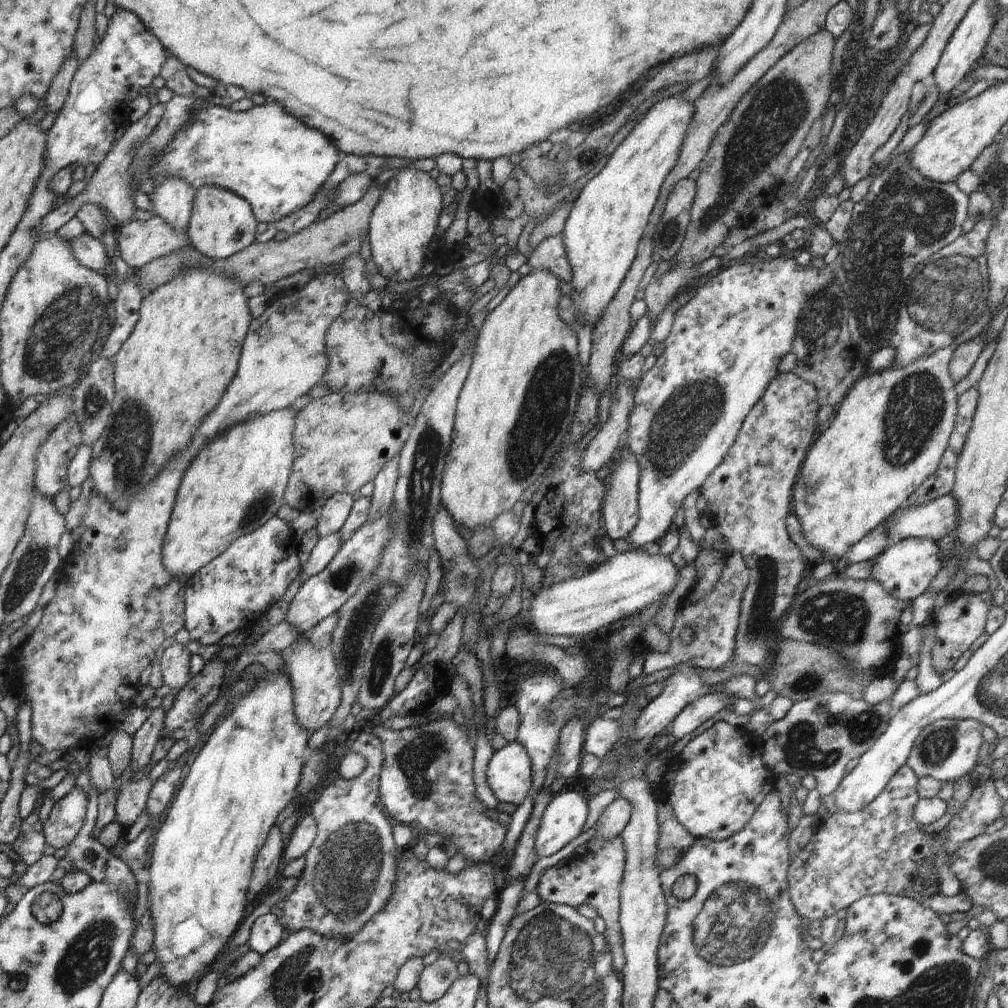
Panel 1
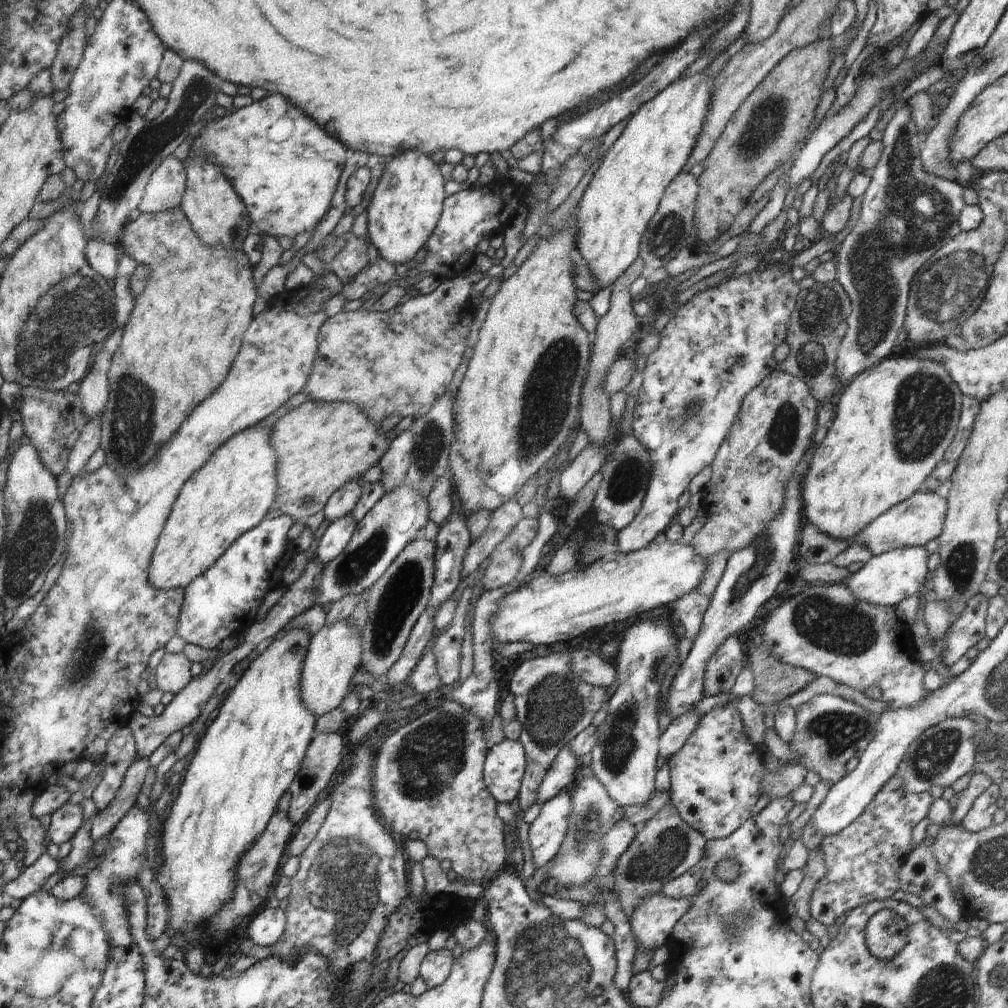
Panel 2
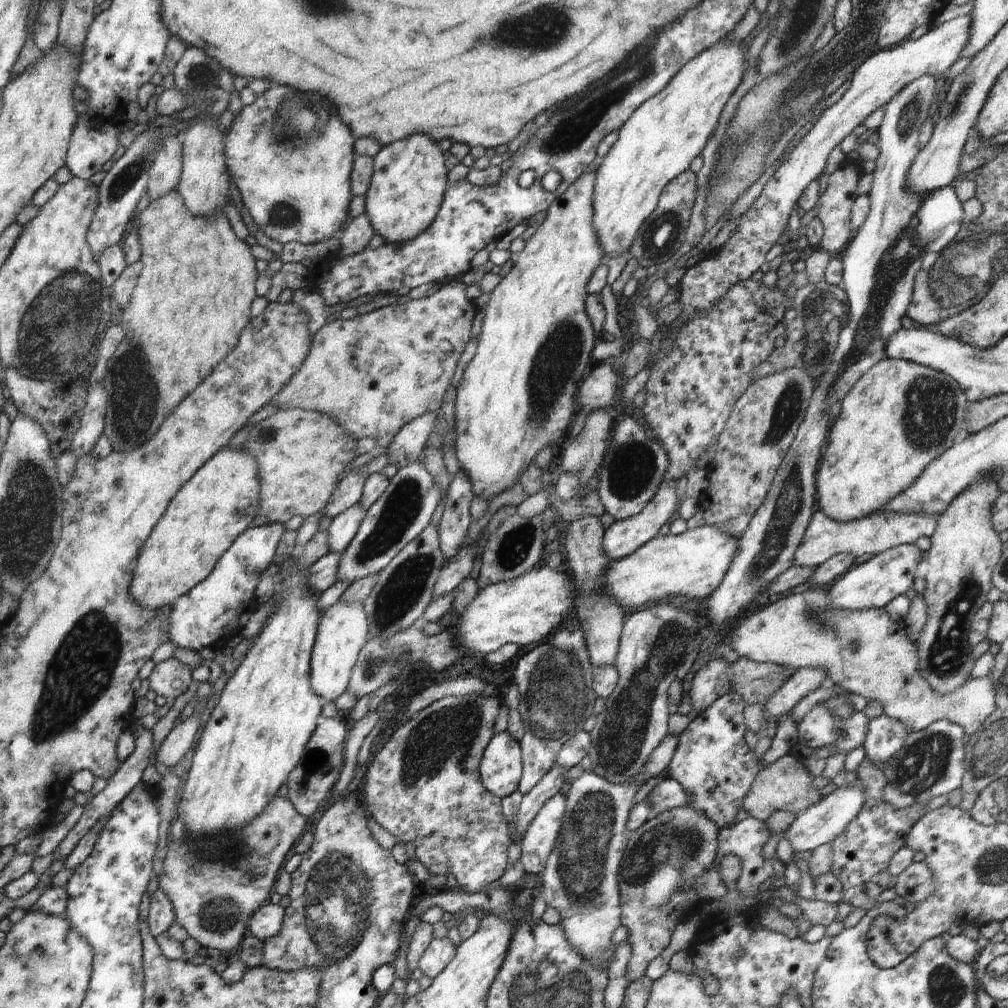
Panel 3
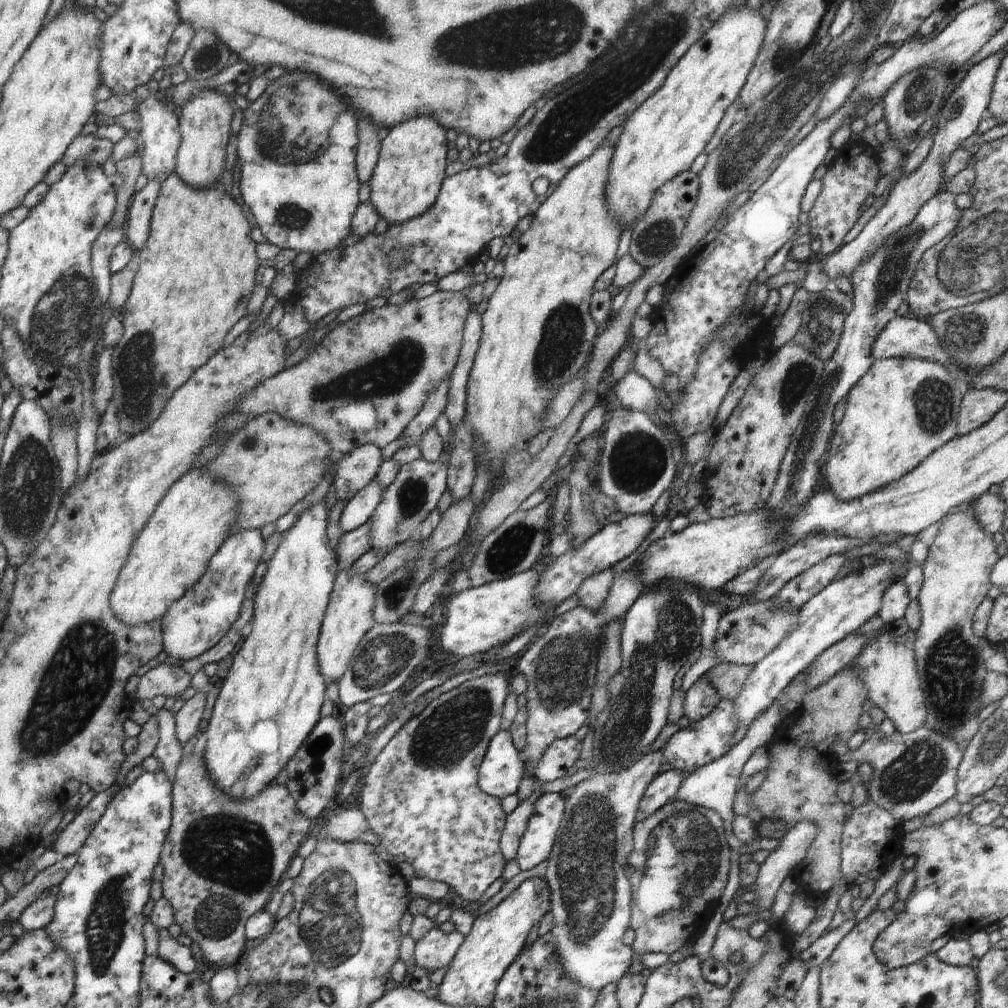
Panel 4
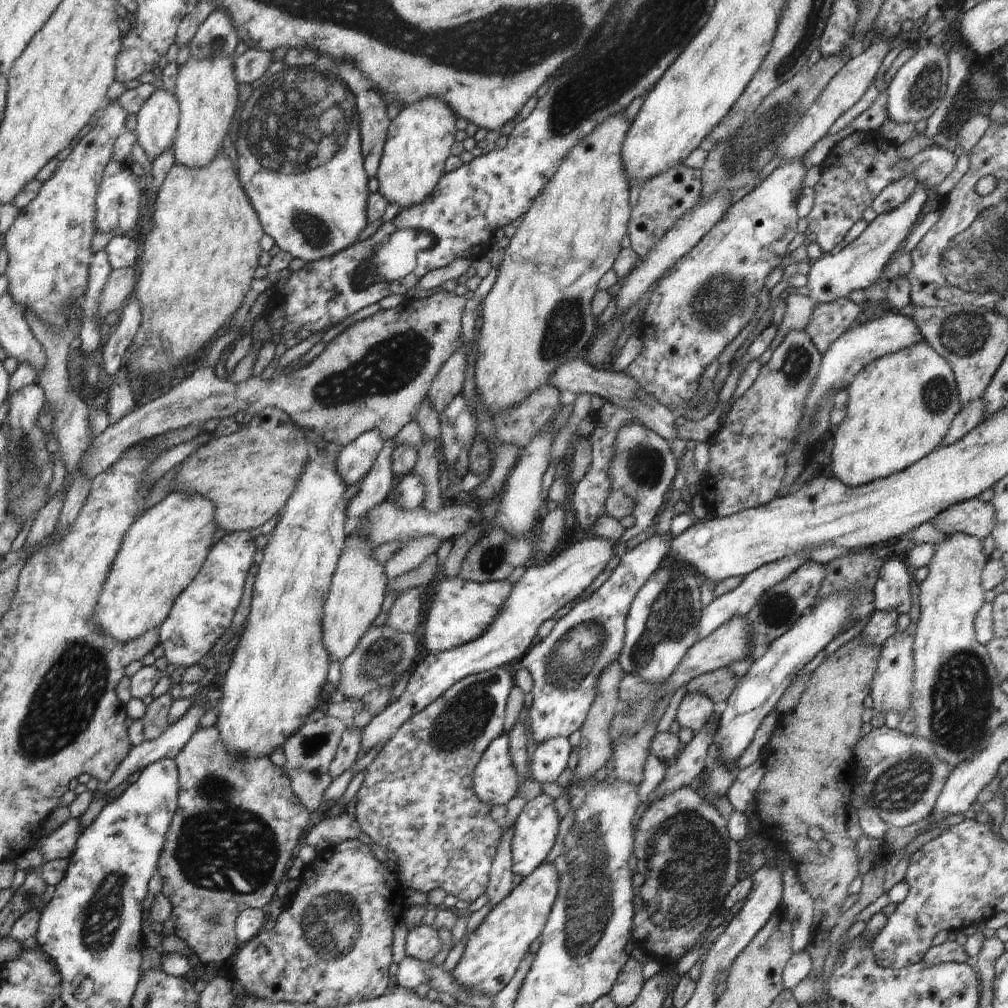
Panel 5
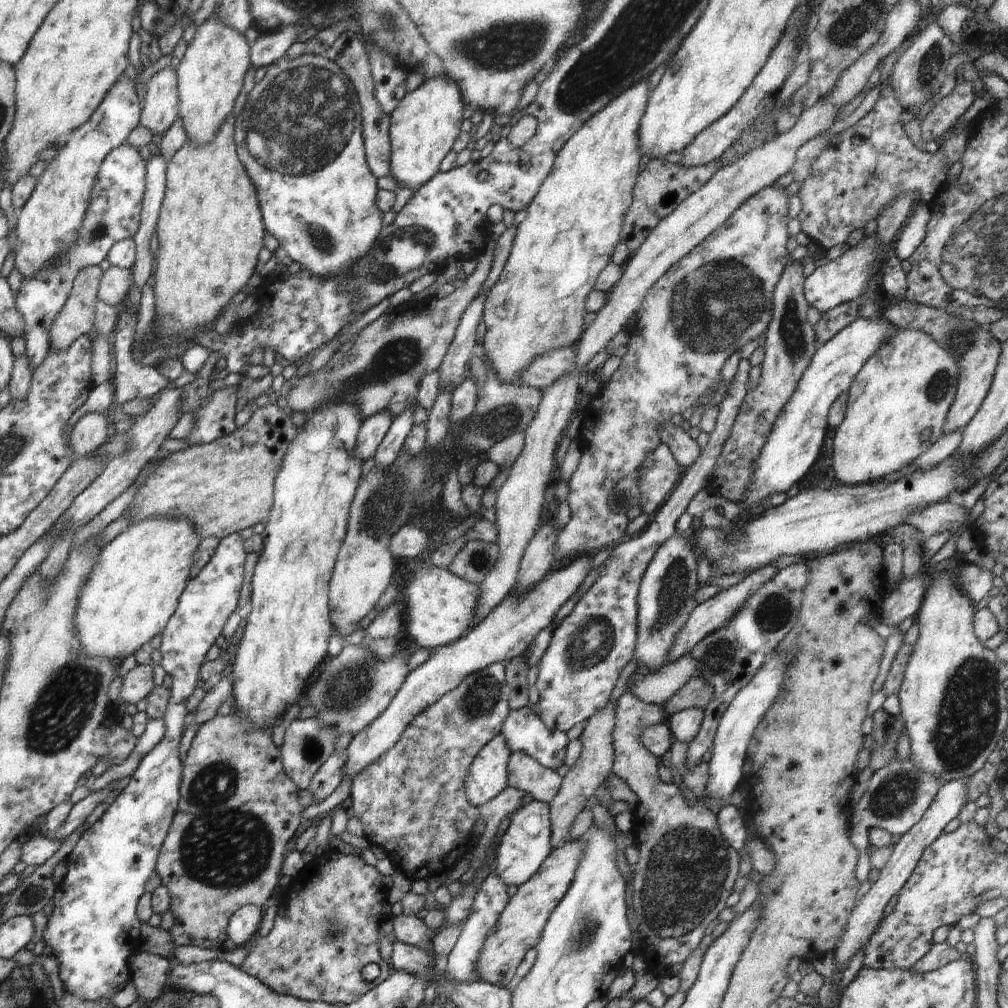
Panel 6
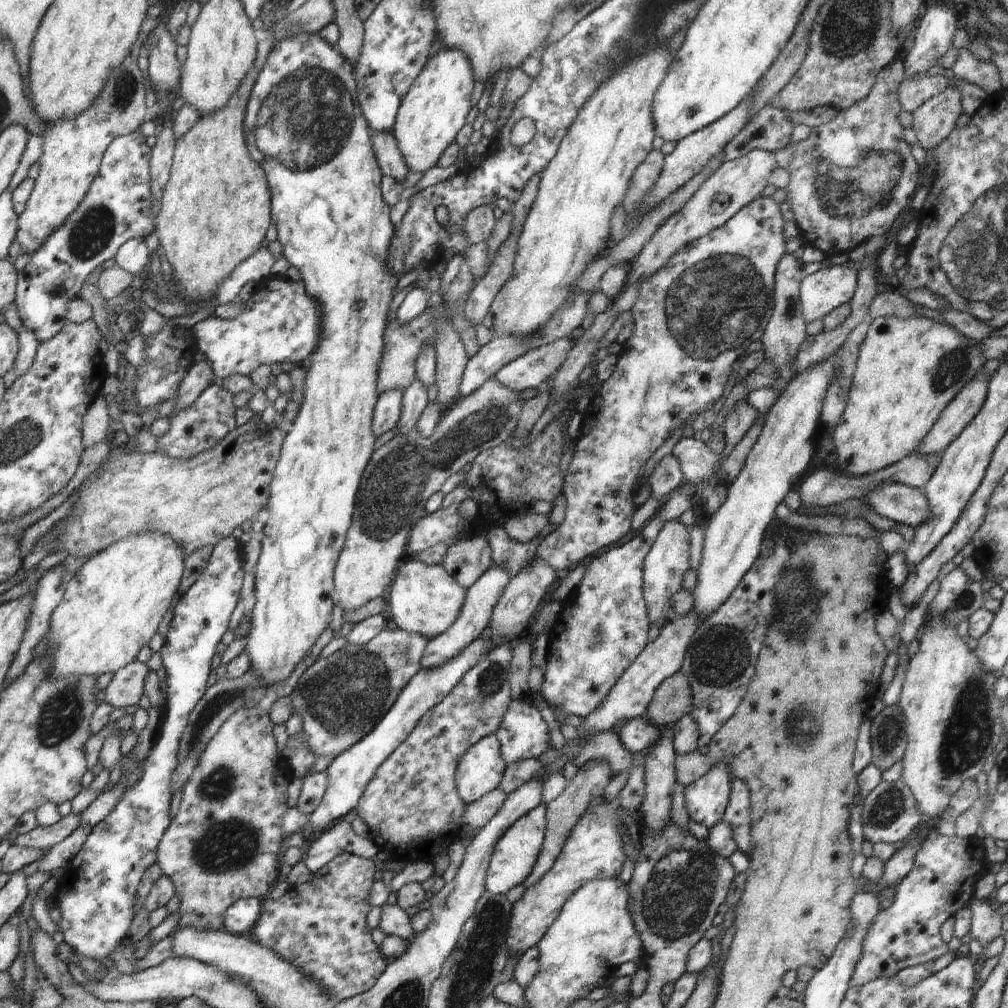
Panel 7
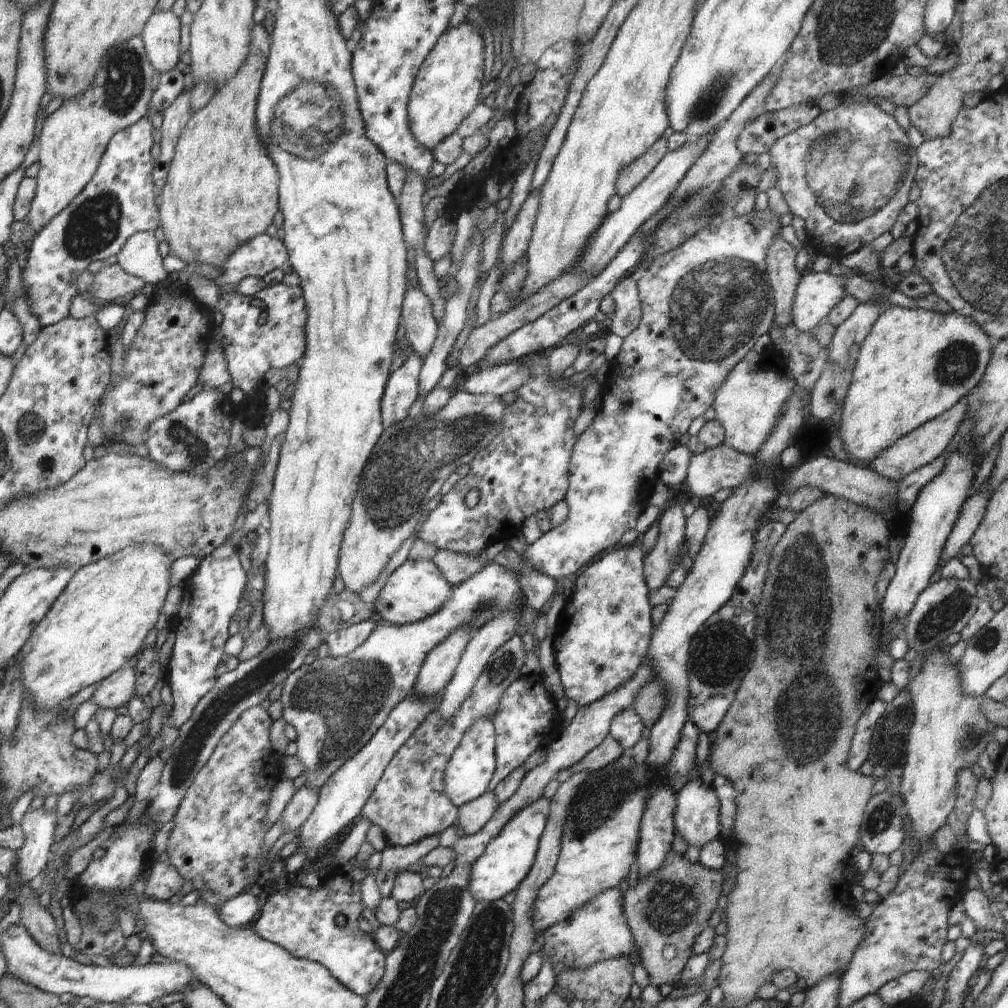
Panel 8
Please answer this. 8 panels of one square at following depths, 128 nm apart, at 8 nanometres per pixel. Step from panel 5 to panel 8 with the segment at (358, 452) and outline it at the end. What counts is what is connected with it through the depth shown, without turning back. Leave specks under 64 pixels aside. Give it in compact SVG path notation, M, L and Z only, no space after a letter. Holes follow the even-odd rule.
M414 352L398 369L390 373L381 398L384 429L408 417L408 410L418 397L418 378L422 365L422 358Z

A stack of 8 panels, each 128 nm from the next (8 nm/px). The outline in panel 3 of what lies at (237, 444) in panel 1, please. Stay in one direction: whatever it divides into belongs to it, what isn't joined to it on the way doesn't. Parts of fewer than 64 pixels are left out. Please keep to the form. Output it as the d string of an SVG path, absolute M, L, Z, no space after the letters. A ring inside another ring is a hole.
M240 446L224 447L209 458L168 503L164 516L154 526L152 534L148 536L136 558L136 566L131 574L132 582L128 586L130 598L134 602L140 602L140 606L148 610L156 610L164 604L176 604L183 594L208 578L220 556L232 546L234 540L244 530L250 528L250 523L258 514L258 508L260 508L260 470L256 470L256 460Z

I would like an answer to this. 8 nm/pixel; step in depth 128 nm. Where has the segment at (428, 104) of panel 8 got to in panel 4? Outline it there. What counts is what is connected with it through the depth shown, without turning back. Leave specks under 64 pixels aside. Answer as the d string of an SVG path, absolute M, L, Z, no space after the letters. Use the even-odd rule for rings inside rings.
M418 116L391 128L381 141L378 162L369 180L369 201L388 226L403 225L434 206L447 175L446 156L452 145L446 141L446 132L432 116Z

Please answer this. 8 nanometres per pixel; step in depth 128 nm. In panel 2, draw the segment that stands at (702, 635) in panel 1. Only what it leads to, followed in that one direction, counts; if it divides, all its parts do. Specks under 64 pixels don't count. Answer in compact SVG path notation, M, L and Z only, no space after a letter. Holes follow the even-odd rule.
M730 634L724 642L716 648L714 656L708 660L704 673L704 694L706 697L714 694L730 693L736 676L746 666L746 657L739 634Z

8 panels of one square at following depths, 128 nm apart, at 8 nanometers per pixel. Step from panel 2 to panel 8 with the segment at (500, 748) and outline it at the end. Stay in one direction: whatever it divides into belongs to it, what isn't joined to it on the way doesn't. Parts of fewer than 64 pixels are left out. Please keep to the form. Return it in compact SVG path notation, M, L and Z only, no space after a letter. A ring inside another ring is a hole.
M492 718L476 720L470 730L464 734L460 744L450 757L450 762L444 772L444 792L448 800L458 808L482 796L488 790L496 768L495 756L495 728Z

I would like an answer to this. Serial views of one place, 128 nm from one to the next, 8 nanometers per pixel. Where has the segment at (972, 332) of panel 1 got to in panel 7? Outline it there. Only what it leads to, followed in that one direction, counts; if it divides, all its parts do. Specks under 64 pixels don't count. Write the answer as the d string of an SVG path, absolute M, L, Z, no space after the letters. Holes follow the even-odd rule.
M877 317L870 324L866 339L862 342L859 349L858 359L856 362L856 371L852 378L852 385L849 391L846 409L840 418L840 423L833 428L834 445L836 446L836 454L838 455L838 468L842 472L854 477L868 475L880 471L885 467L891 466L896 462L907 458L912 452L919 448L920 442L926 437L926 434L933 428L940 414L954 401L954 398L960 393L960 390L966 386L970 380L983 368L985 358L982 354L980 341L974 341L964 337L960 332L956 331L946 322L938 322L927 317Z

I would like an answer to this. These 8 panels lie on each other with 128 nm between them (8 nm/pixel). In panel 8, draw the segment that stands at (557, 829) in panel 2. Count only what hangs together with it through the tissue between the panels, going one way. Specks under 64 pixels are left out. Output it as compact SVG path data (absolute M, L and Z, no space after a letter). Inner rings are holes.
M540 798L514 814L506 826L500 830L496 838L491 838L486 846L484 854L476 862L472 863L470 870L470 882L468 892L476 902L494 902L502 899L508 892L516 890L518 885L526 878L532 868L539 847L539 840L546 828L548 812L550 812L550 799Z

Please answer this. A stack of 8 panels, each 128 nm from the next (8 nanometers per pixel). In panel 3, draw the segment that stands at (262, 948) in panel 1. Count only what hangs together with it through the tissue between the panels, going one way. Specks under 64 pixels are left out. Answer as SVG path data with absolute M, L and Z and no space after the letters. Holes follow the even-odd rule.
M270 902L262 905L248 919L247 930L252 936L256 936L262 942L279 934L282 930L282 922L285 909L282 906L272 905Z

